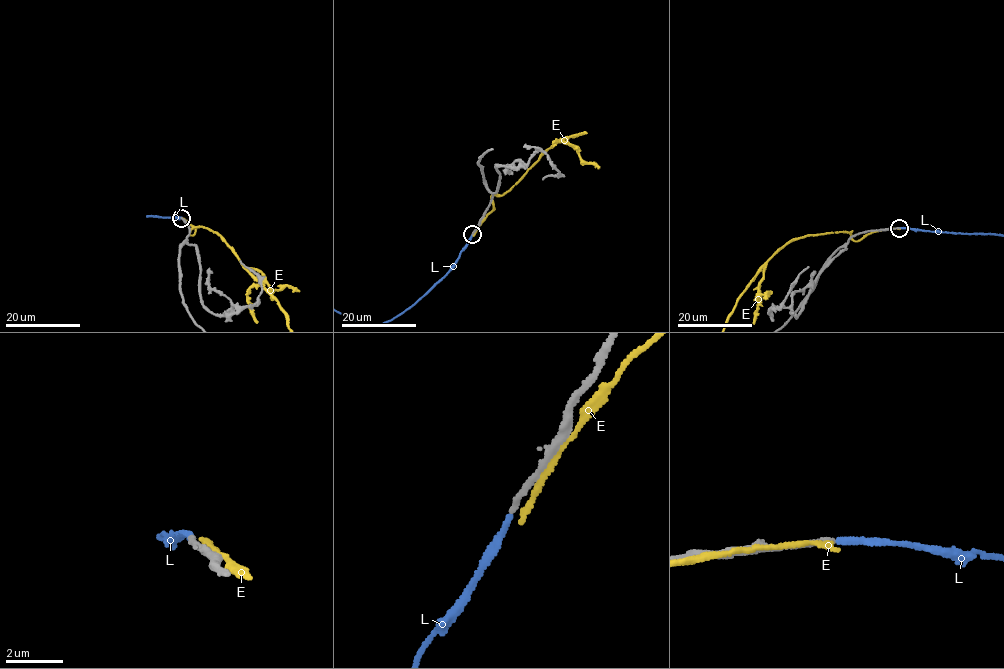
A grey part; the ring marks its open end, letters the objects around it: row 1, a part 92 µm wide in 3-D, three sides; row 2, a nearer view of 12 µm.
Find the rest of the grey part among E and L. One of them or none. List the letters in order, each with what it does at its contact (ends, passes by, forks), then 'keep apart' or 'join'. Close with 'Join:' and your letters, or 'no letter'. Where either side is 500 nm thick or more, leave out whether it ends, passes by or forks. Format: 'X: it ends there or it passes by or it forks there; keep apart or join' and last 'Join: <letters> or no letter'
E: it ends there; keep apart
L: it ends there; join
Join: L

